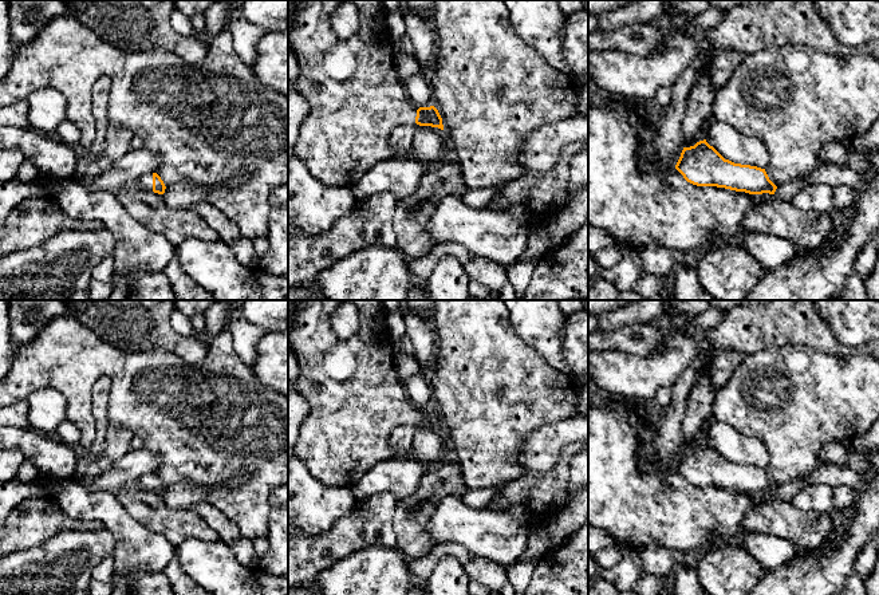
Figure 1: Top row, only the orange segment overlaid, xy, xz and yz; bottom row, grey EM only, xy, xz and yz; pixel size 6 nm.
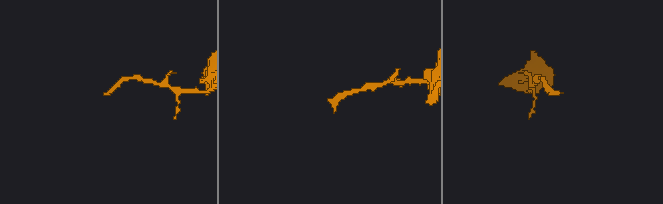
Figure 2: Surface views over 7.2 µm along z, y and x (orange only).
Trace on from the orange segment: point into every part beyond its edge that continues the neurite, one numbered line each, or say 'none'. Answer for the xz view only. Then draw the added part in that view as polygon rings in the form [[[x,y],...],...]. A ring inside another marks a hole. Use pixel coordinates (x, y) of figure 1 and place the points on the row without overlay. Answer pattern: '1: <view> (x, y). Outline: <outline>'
1: xz (357, 398). Outline: [[[296,300],[288,315],[288,350],[300,369],[300,375],[288,385],[310,403],[310,411],[299,429],[295,456],[323,484],[352,488],[379,462],[407,458],[407,454],[399,457],[393,452],[391,432],[402,425],[419,426],[415,423],[419,407],[409,401],[403,381],[398,375],[394,338],[387,331],[385,318],[381,300]],[[343,303],[354,304],[360,318],[359,330],[348,339],[338,338],[330,322],[331,314]]]

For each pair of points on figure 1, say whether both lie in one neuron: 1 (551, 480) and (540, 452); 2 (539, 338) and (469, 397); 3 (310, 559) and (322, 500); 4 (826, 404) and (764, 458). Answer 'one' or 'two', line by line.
1: two
2: two
3: two
4: two

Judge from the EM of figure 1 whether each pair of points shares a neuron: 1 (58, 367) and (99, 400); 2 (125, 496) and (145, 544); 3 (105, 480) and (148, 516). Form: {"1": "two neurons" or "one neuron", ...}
{"1": "two neurons", "2": "two neurons", "3": "two neurons"}

